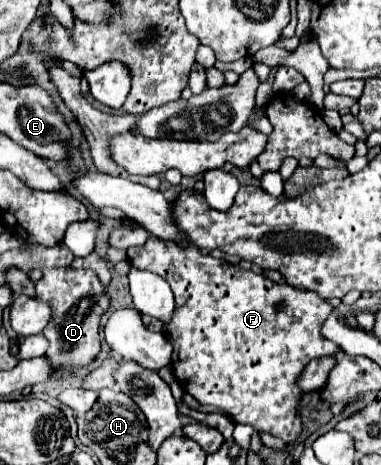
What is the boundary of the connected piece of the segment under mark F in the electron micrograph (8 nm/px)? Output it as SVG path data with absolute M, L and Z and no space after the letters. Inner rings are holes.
M149 237L147 245L133 247L127 253L133 267L161 275L173 289L175 311L165 327L165 337L173 345L173 375L179 385L201 405L227 411L235 423L247 423L285 443L295 441L303 429L297 413L301 399L297 377L313 357L337 353L337 345L325 341L319 333L321 321L325 321L333 307L313 291L297 289L287 283L279 285L265 275L241 269L225 259L203 255L197 247L181 249L179 245L169 245L169 241ZM277 305L285 305L285 309L279 311Z

